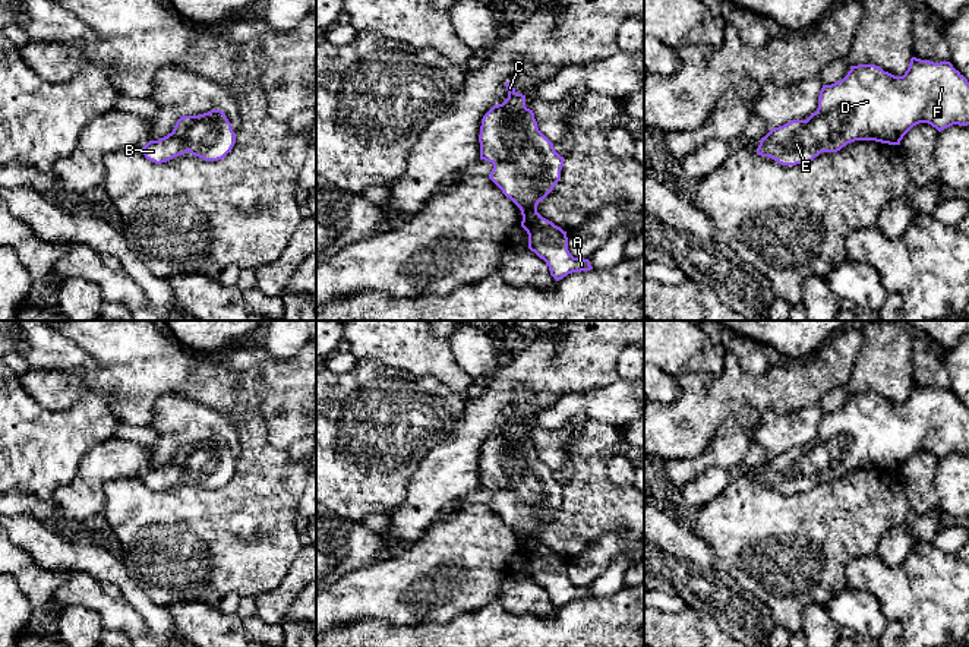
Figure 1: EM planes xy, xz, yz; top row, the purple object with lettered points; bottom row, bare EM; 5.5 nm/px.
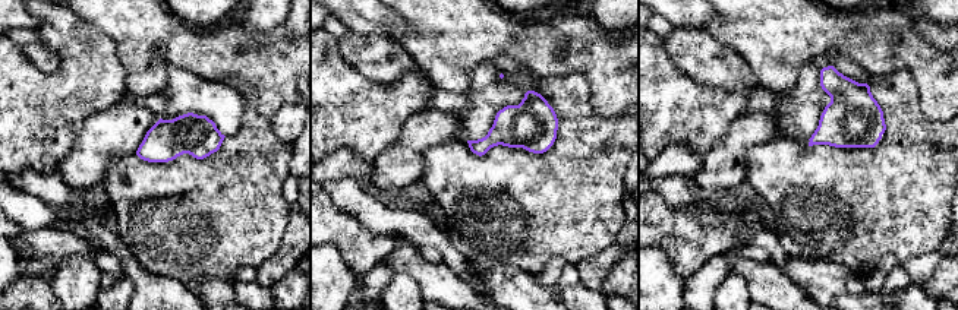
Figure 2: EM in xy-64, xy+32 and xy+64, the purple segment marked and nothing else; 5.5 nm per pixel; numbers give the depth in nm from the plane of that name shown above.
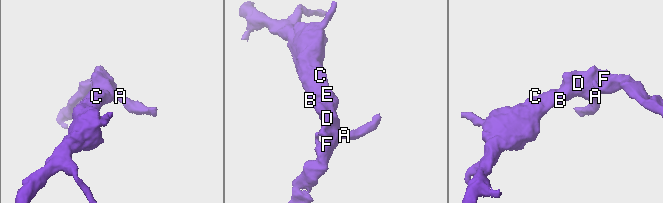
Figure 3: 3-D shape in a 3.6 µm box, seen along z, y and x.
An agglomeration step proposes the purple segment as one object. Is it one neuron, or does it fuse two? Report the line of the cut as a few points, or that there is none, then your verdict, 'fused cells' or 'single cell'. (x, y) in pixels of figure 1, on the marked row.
no cut; single cell

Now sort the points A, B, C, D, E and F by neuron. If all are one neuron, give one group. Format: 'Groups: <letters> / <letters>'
Groups: A B C D E F

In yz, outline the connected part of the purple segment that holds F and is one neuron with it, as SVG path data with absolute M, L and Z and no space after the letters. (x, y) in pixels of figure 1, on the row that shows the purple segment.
M912 57L903 76L875 64L858 64L850 66L842 81L823 85L818 108L807 120L790 120L761 138L757 154L782 165L807 164L821 152L837 152L855 141L900 145L903 136L919 123L928 123L938 132L953 124L969 124L969 82L950 61Z

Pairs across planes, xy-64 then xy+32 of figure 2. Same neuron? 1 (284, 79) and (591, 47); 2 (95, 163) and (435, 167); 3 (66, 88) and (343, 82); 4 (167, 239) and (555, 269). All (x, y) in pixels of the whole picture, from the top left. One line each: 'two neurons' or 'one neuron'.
1: one neuron
2: two neurons
3: one neuron
4: two neurons

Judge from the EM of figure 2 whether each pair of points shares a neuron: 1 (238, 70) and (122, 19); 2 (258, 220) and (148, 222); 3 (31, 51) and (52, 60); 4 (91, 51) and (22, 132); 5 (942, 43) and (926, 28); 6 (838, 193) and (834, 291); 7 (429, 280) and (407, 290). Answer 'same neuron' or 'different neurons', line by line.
1: same neuron
2: same neuron
3: same neuron
4: same neuron
5: same neuron
6: different neurons
7: different neurons

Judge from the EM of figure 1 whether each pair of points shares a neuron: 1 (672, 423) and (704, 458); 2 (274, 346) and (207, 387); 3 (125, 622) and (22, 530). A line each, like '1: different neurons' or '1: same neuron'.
1: different neurons
2: different neurons
3: different neurons

